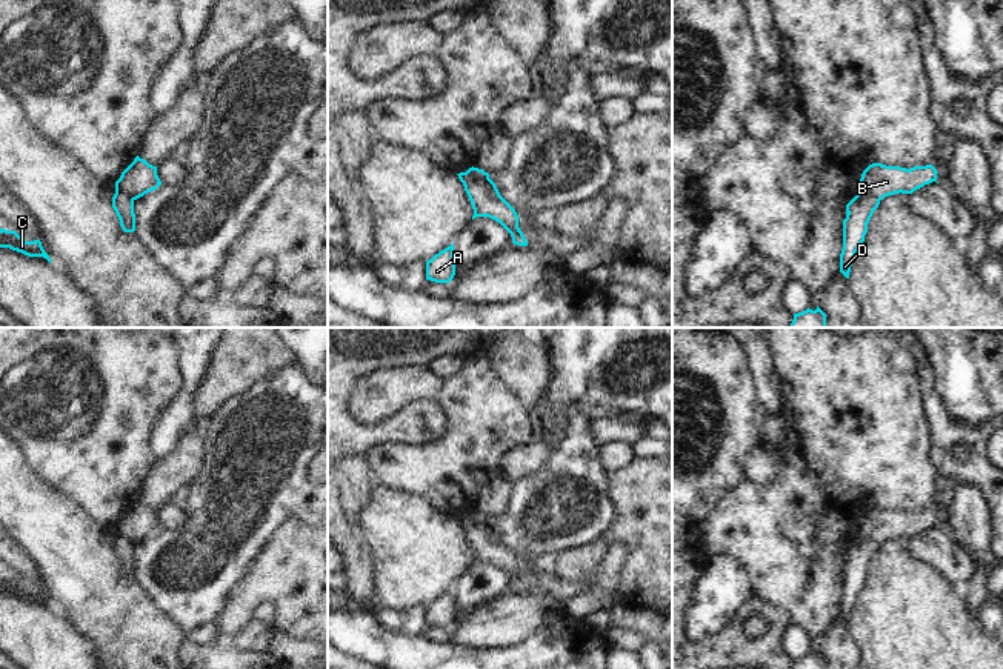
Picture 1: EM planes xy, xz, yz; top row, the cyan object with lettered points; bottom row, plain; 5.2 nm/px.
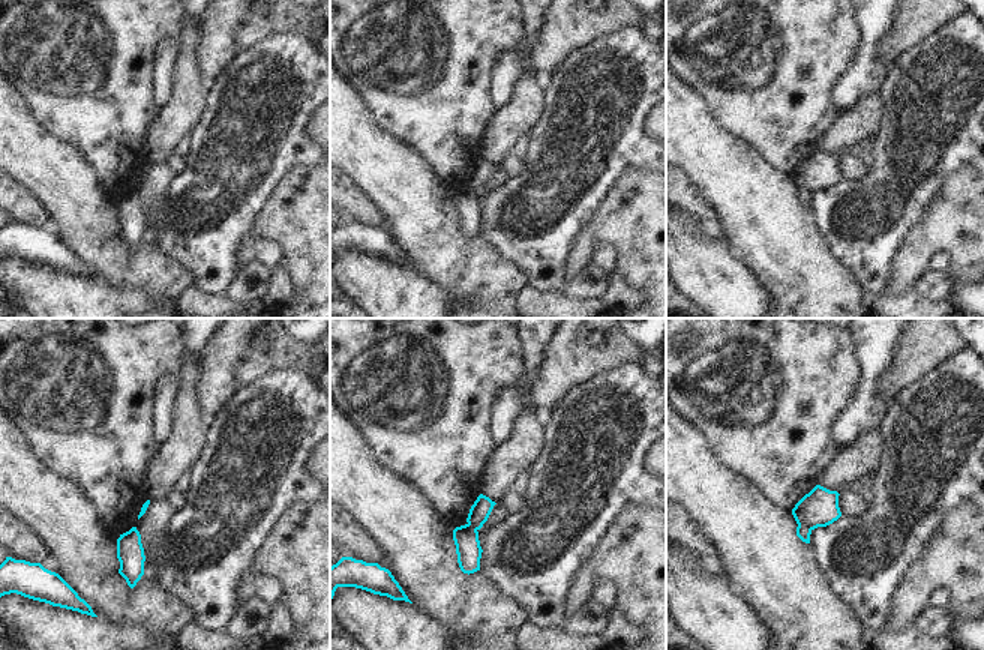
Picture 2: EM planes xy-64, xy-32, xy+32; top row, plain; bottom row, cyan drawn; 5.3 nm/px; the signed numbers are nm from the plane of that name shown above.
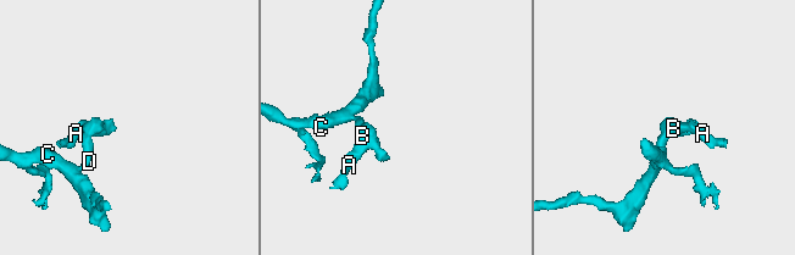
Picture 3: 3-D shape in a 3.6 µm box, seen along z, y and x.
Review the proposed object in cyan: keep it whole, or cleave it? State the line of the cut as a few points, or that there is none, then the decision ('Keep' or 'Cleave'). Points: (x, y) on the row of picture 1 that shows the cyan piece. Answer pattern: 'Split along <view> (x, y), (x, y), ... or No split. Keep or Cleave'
Split along yz (859, 193), (869, 194), (879, 200). Cleave

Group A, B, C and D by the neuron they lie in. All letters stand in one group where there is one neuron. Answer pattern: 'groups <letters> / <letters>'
groups A B / C D

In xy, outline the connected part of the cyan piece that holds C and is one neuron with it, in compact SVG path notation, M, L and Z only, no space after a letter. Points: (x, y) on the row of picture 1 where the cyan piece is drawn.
M0 229L0 248L9 248L28 257L43 257L52 263L40 240L26 241L15 231Z

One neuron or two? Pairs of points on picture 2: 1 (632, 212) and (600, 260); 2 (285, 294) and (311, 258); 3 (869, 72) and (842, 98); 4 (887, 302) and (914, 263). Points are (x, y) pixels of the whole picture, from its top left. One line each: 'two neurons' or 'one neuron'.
1: two neurons
2: two neurons
3: one neuron
4: two neurons

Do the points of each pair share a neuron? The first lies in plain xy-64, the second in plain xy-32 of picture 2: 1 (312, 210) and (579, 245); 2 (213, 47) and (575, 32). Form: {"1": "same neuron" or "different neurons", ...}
{"1": "same neuron", "2": "same neuron"}

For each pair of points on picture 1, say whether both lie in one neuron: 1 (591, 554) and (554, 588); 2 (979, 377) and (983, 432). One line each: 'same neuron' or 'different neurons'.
1: different neurons
2: different neurons

